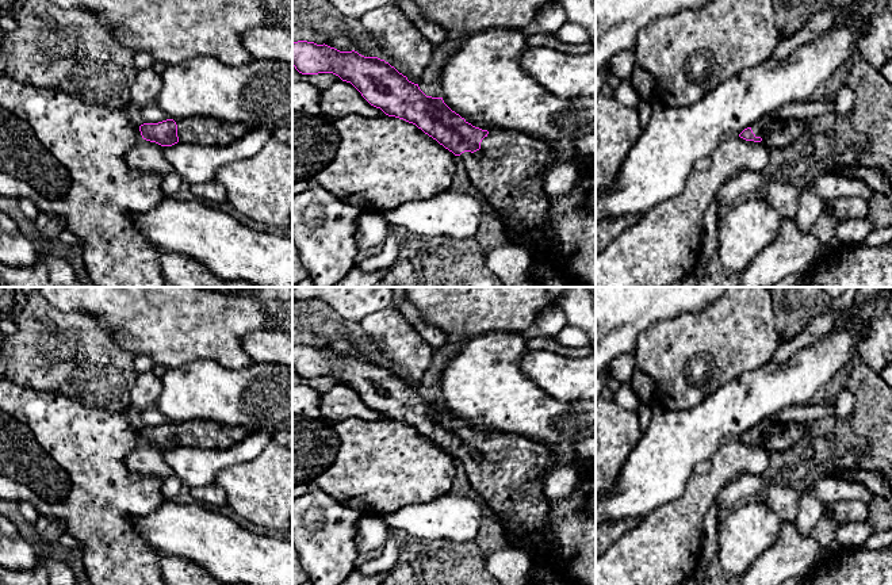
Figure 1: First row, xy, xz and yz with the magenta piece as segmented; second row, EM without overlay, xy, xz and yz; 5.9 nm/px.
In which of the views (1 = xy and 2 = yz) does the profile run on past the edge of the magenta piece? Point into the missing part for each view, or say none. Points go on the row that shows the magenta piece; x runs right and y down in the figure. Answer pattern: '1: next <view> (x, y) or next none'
1: next xy (203, 132)
2: next yz (776, 133)

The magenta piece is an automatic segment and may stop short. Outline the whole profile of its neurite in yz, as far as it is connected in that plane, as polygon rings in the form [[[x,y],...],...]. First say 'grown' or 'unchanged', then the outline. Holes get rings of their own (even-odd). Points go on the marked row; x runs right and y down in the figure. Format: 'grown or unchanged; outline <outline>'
grown; outline [[[765,115],[753,126],[744,129],[739,137],[746,141],[754,141],[767,149],[792,146],[807,131],[805,121],[777,119]]]

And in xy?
grown; outline [[[204,118],[166,119],[139,126],[143,139],[161,146],[175,144],[227,145],[244,137],[249,130],[252,129],[244,123]]]

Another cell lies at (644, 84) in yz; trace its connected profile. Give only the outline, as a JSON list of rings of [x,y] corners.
[[[635,65],[631,74],[631,83],[635,91],[639,93],[642,102],[654,103],[658,99],[656,83],[650,72],[640,65]]]

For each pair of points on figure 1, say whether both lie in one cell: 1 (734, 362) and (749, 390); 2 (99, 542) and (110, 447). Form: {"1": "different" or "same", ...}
{"1": "different", "2": "same"}

